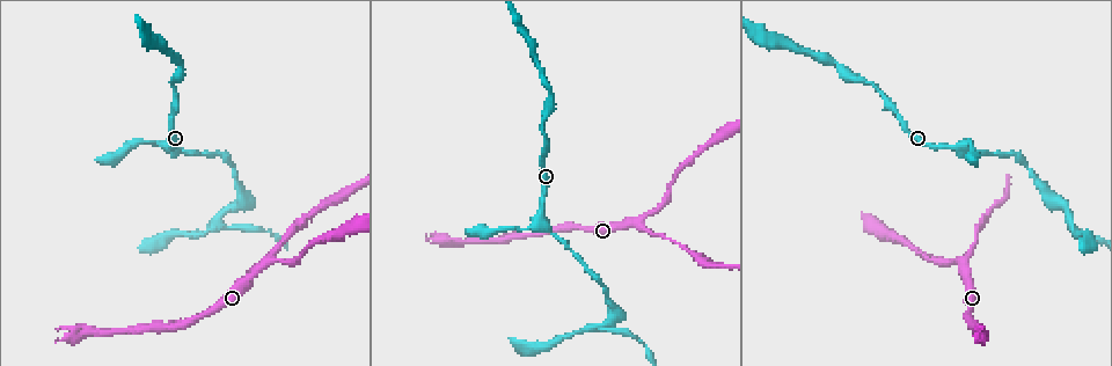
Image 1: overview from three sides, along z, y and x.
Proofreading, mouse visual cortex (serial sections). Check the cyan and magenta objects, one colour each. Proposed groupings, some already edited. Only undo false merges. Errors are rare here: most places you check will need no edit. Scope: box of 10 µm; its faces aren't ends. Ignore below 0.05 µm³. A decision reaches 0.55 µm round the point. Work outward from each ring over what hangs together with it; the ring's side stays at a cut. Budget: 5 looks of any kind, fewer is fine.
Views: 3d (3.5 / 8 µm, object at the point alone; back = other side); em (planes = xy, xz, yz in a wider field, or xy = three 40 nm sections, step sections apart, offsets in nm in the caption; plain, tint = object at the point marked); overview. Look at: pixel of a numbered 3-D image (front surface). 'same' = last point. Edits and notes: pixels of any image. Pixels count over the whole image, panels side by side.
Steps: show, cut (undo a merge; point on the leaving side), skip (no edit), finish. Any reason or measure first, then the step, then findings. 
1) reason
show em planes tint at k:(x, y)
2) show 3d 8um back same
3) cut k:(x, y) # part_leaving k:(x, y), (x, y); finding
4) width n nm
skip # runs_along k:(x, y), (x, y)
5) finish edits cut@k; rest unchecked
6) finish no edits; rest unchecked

thin neck
show 3d 3.5um back at 1:(604, 286)

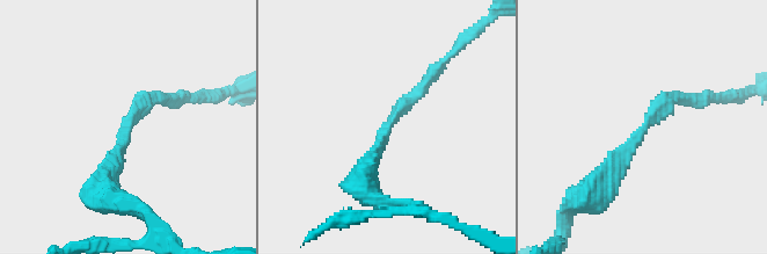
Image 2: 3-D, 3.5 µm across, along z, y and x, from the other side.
arm_widths 150, 200 nm
show em xy step 5 tint at 2:(389, 128)

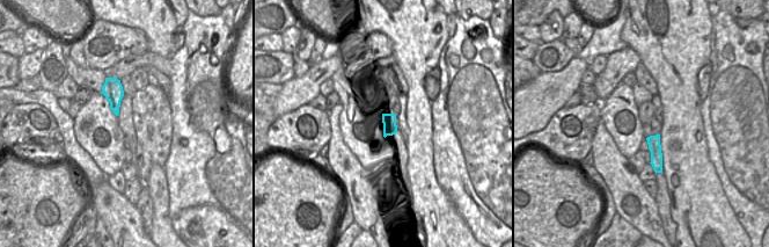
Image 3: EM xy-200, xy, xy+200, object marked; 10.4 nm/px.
skip # runs_along 2:(696, 100), (657, 107), (598, 186); all the same cell

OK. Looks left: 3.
sudden change in width
show 3d 3.5um at 1:(504, 229)

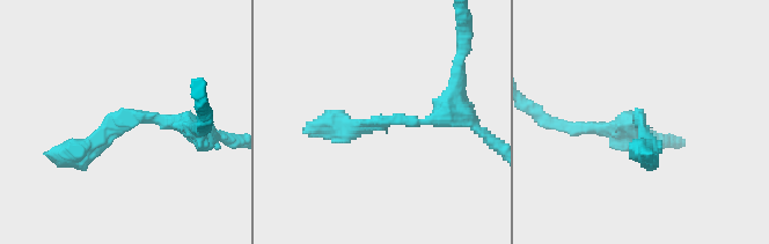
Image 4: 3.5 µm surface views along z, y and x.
now the EM
show em xy step 3 tint at 4:(379, 122)

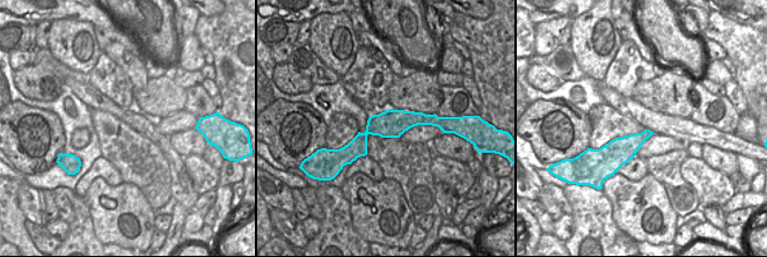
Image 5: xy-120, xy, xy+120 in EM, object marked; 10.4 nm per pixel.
skip # runs_along 4:(454, 105), (418, 124), (308, 132); one cell here

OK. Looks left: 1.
finish no edits; rest unchecked

